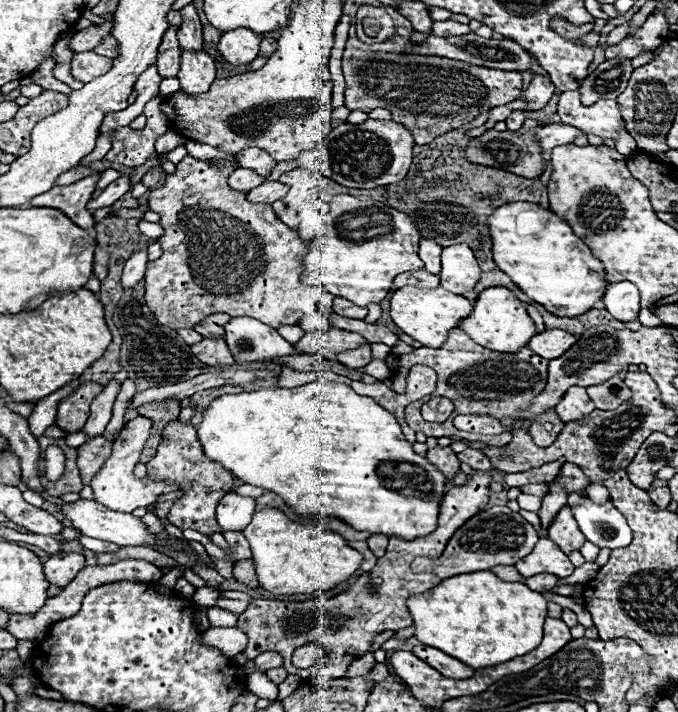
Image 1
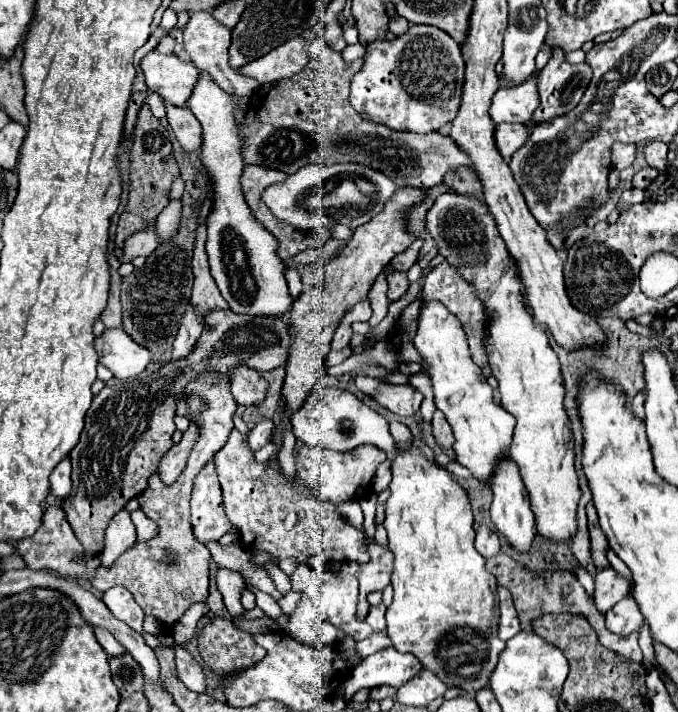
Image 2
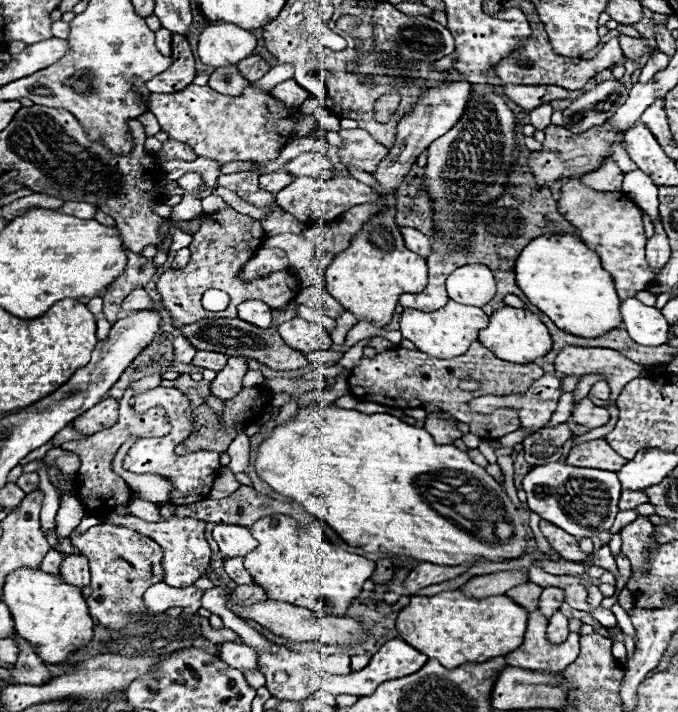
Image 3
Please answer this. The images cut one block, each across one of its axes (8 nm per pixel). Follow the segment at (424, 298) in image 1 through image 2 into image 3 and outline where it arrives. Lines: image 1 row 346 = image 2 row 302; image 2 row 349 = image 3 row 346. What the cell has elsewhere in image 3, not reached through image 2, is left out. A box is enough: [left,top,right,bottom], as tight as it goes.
[400,302,488,358]

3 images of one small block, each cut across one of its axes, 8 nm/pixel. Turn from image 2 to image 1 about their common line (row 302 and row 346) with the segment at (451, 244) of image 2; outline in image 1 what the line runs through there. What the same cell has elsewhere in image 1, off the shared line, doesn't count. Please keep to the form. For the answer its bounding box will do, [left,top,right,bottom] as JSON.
[460,286,536,354]

